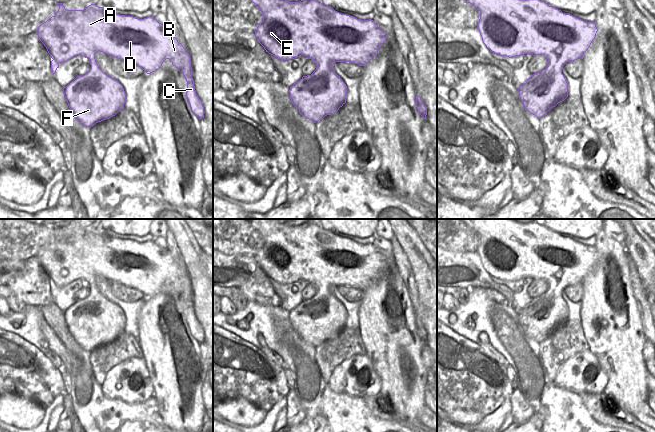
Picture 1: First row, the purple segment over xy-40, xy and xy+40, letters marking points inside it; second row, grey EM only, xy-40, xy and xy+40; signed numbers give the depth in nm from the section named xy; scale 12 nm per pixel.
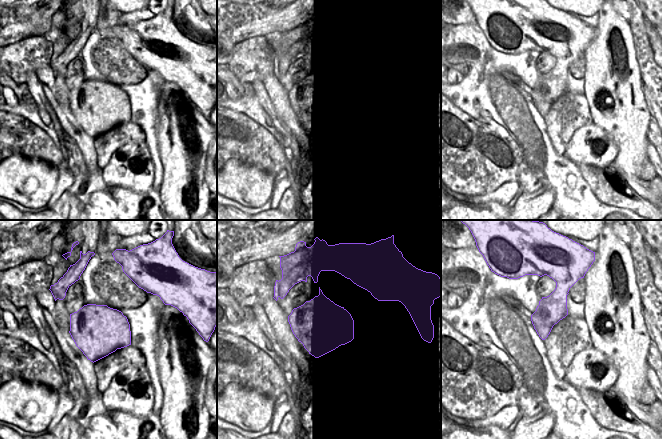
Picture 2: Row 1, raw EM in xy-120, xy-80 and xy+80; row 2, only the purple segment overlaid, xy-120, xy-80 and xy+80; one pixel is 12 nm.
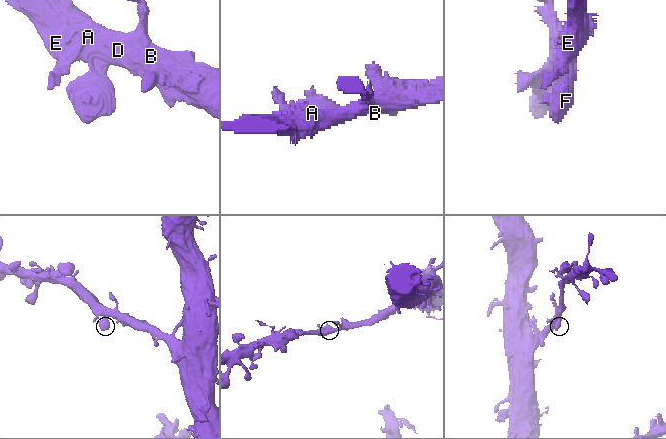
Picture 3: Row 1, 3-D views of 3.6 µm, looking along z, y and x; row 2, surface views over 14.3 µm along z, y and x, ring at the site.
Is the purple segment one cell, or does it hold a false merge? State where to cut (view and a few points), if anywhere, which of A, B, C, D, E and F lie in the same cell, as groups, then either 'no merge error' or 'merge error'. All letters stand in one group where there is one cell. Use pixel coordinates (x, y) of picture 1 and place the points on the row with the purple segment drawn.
cut none; groups A B C D E F; no merge error

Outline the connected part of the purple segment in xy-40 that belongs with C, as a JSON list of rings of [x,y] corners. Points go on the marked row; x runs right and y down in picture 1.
[[[57,4],[59,9],[56,14],[42,23],[36,33],[53,59],[51,61],[53,74],[56,73],[60,63],[77,55],[90,60],[91,69],[85,75],[77,76],[63,88],[68,106],[81,124],[91,128],[96,123],[115,116],[124,109],[126,102],[123,86],[99,68],[95,59],[98,51],[139,66],[147,74],[158,70],[163,62],[169,59],[187,81],[186,97],[191,111],[199,119],[204,118],[203,103],[196,94],[192,78],[190,55],[167,25],[159,23],[153,16],[138,19],[133,16],[112,14],[95,4],[85,7],[83,10],[67,10],[62,4]]]

